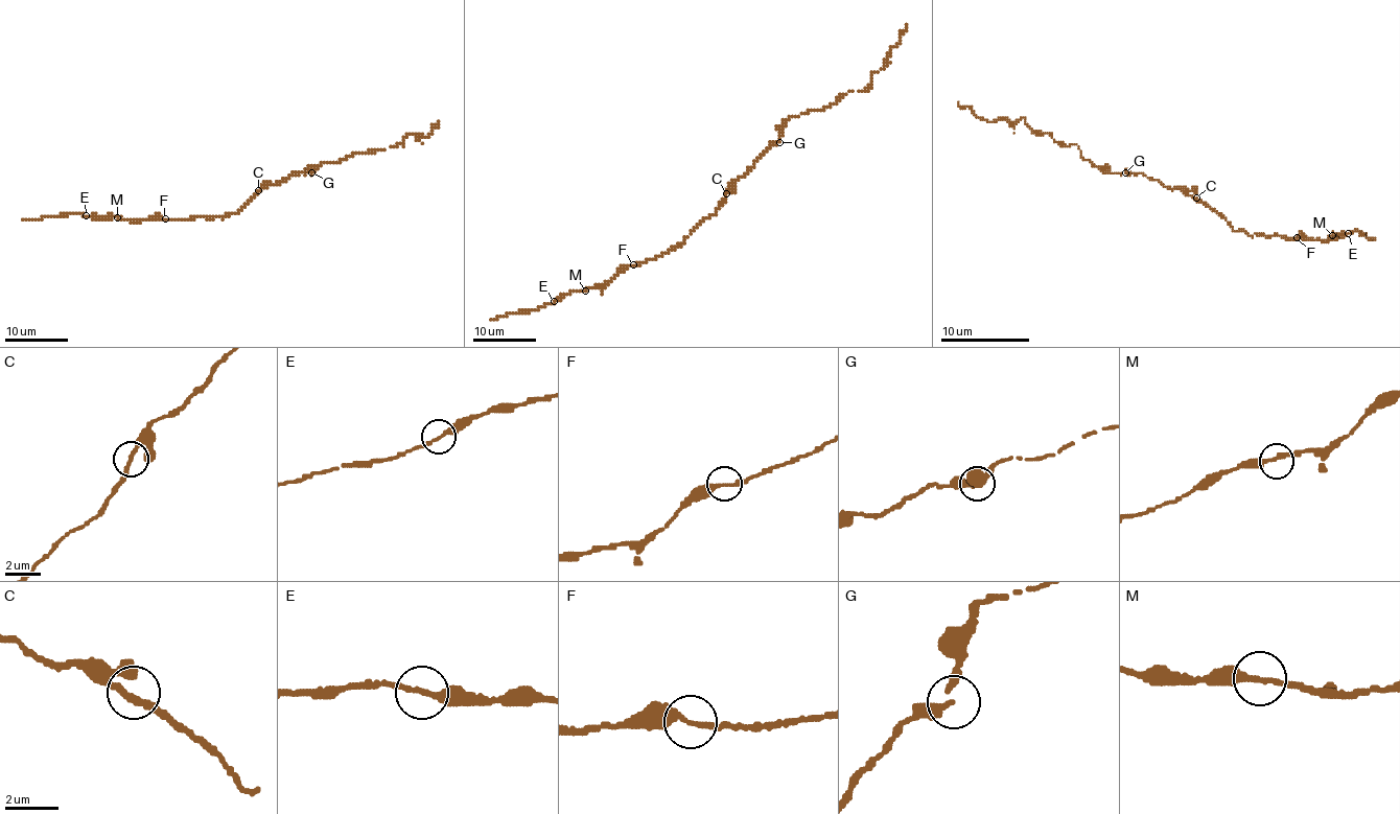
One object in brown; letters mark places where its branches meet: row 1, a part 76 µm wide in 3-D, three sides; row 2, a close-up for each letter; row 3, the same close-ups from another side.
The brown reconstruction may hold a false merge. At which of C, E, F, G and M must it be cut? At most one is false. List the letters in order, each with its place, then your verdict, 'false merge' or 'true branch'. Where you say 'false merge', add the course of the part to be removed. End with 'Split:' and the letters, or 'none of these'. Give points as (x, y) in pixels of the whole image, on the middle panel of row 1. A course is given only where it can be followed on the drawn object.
C: place (726, 193); true branch
E: place (554, 301); true branch
F: place (633, 264); true branch
G: place (779, 142); true branch
M: place (585, 291); true branch
Split: none of these

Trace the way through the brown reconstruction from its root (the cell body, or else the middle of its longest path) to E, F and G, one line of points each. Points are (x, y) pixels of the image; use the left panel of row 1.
E: (258, 191), (236, 214), (225, 217), (129, 221), (86, 215)
F: (258, 191), (236, 214), (185, 221), (165, 218)
G: (258, 191), (266, 184), (277, 184), (295, 172), (312, 172)

